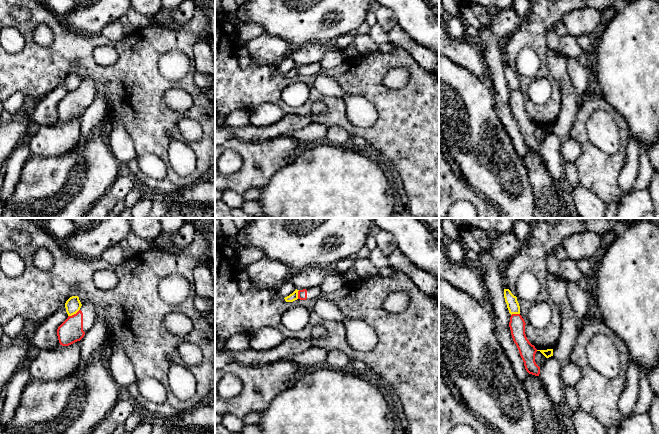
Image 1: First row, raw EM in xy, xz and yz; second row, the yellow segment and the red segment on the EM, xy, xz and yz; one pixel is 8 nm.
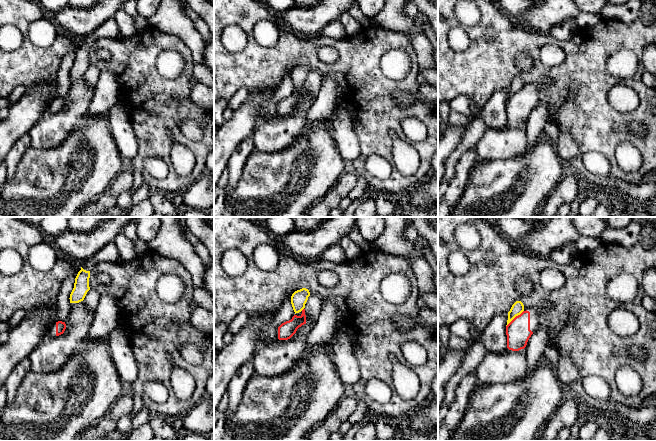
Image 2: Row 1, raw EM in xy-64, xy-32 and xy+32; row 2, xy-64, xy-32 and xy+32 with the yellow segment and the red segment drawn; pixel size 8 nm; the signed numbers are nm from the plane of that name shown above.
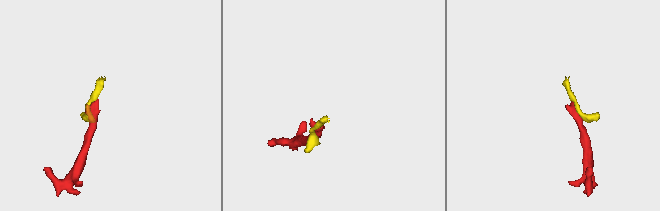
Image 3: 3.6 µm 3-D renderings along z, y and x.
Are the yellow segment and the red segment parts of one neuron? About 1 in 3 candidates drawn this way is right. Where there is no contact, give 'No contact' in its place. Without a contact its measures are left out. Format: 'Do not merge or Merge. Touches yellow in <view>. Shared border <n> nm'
Do not merge. Touches yellow in xy. Shared border 110 nm

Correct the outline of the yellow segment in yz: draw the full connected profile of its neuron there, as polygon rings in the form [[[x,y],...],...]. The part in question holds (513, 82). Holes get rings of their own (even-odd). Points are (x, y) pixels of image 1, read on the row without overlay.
[[[504,65],[504,74],[507,80],[507,84],[509,89],[512,90],[520,90],[520,82],[517,77],[517,73],[514,72],[509,65]]]

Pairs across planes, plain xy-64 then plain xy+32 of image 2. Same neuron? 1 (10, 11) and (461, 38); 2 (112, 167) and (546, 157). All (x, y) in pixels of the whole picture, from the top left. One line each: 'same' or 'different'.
1: different
2: same

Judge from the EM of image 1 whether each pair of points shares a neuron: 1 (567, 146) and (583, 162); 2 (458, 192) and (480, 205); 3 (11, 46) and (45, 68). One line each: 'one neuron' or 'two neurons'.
1: two neurons
2: one neuron
3: two neurons

